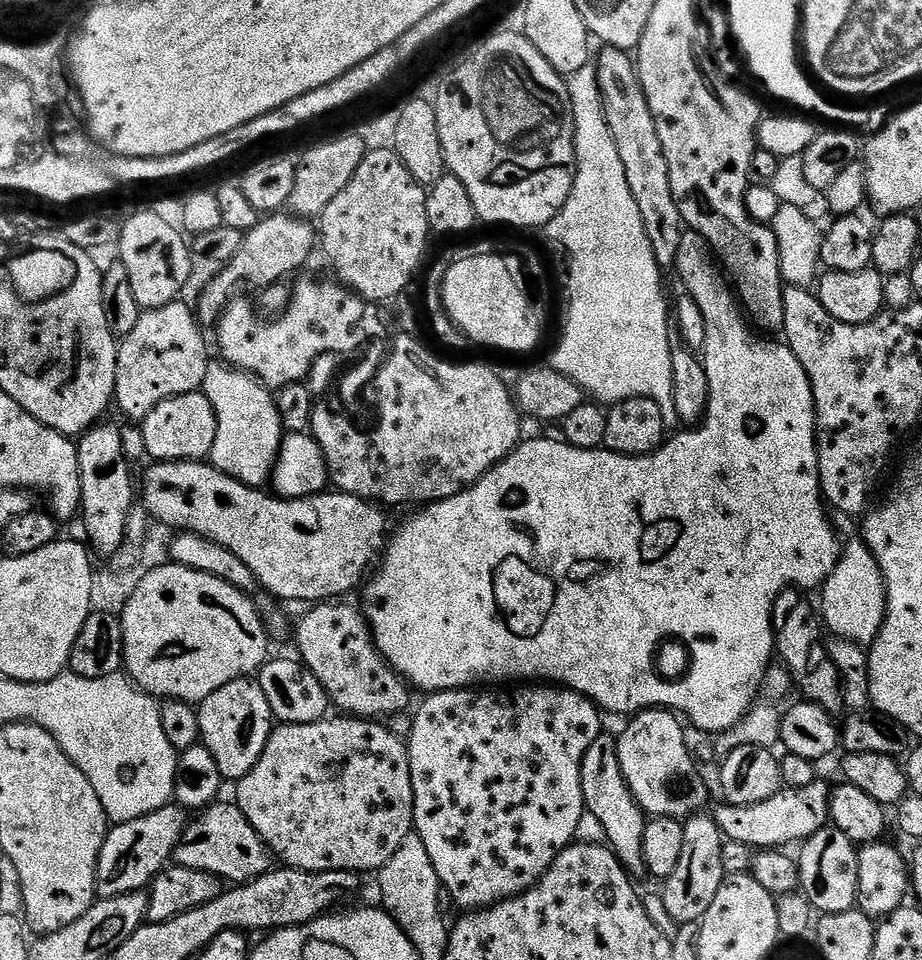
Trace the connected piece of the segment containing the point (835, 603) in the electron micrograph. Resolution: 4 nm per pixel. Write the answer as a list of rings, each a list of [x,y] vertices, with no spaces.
[[[859,535],[843,541],[840,561],[834,566],[834,574],[826,578],[818,595],[818,612],[824,615],[823,627],[828,627],[833,637],[861,646],[870,646],[878,639],[888,618],[888,582],[880,569],[880,561],[872,553],[872,545]]]

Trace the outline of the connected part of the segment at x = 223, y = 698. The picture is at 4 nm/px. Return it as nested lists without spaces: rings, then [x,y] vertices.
[[[255,679],[235,680],[222,690],[214,690],[210,698],[206,698],[198,706],[198,726],[200,727],[200,743],[214,754],[214,762],[218,762],[218,770],[225,781],[239,782],[254,766],[258,766],[258,758],[262,758],[262,750],[266,750],[266,742],[274,727],[274,717],[270,710],[270,702],[266,702],[266,694],[262,694],[259,683]]]

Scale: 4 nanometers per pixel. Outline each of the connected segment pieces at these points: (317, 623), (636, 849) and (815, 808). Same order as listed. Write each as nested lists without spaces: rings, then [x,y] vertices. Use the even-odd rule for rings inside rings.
[[[320,602],[307,609],[308,613],[296,624],[296,648],[299,659],[312,671],[314,678],[322,682],[322,690],[326,690],[329,701],[336,704],[341,713],[353,718],[391,718],[407,713],[408,703],[413,693],[403,676],[384,661],[382,655],[372,640],[364,613],[359,607],[351,608],[348,602]]]
[[[602,734],[586,750],[586,758],[582,758],[582,794],[584,807],[598,822],[602,822],[602,830],[607,847],[620,860],[620,865],[633,877],[645,875],[644,859],[642,858],[642,834],[646,817],[634,794],[630,794],[630,786],[622,774],[622,766],[618,762],[617,737]]]
[[[818,778],[810,782],[810,786],[781,787],[780,791],[766,798],[766,802],[750,806],[720,802],[714,815],[727,839],[742,842],[749,850],[784,850],[789,847],[787,844],[799,845],[826,827],[830,820],[832,791],[829,785],[823,784],[823,779]]]

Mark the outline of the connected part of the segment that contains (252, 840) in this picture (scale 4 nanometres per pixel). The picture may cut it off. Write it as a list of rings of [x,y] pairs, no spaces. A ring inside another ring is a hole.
[[[235,802],[209,804],[197,816],[200,816],[197,820],[189,819],[184,838],[176,847],[175,867],[202,870],[206,874],[218,877],[222,882],[231,882],[233,885],[246,884],[272,871],[272,851],[268,849],[266,842],[262,842],[258,830],[250,826],[246,814],[242,814]]]

